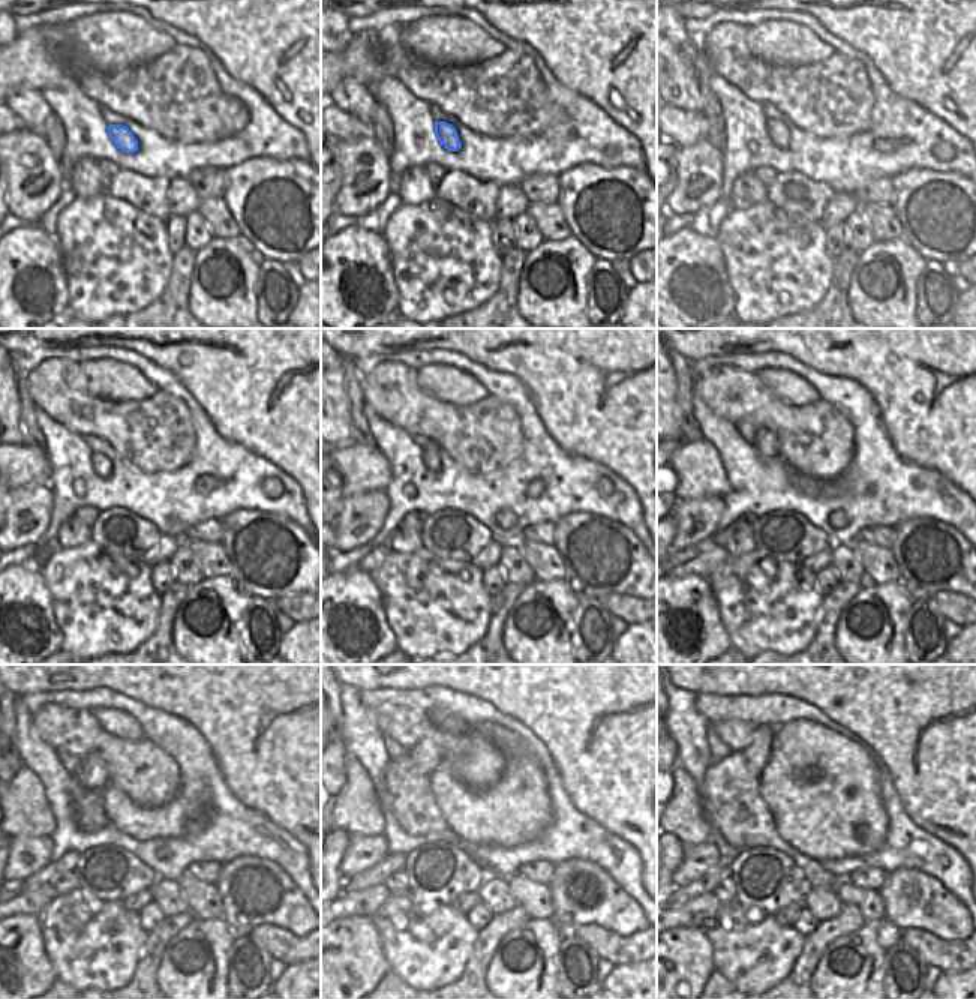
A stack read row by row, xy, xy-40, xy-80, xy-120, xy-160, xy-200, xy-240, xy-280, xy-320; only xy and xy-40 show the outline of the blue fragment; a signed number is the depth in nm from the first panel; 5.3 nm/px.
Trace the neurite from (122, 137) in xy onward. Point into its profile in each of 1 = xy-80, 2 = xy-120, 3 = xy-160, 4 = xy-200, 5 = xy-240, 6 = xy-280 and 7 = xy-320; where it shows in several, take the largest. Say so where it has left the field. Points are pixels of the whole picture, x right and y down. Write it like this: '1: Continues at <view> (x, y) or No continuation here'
1: Continues at xy-80 (777, 131)
2: Continues at xy-120 (101, 464)
3: Continues at xy-160 (431, 456)
4: Continues at xy-200 (765, 443)
5: Continues at xy-240 (93, 776)
6: Continues at xy-280 (425, 756)
7: Continues at xy-320 (757, 752).

